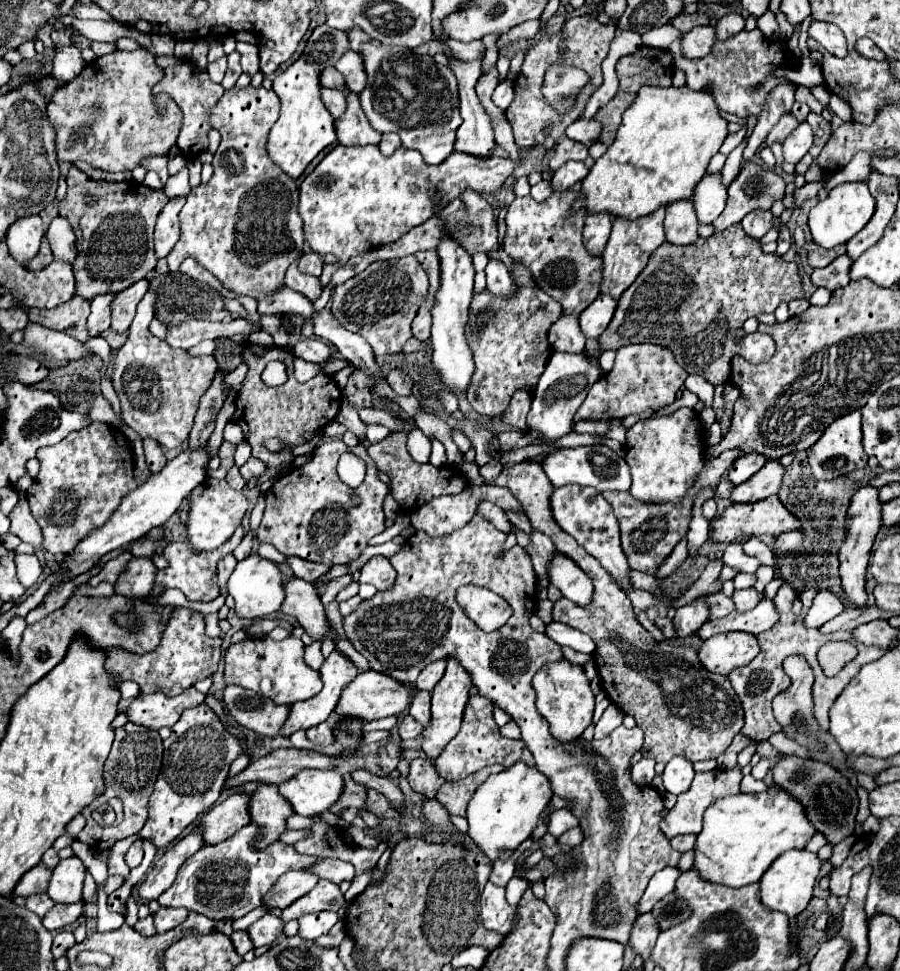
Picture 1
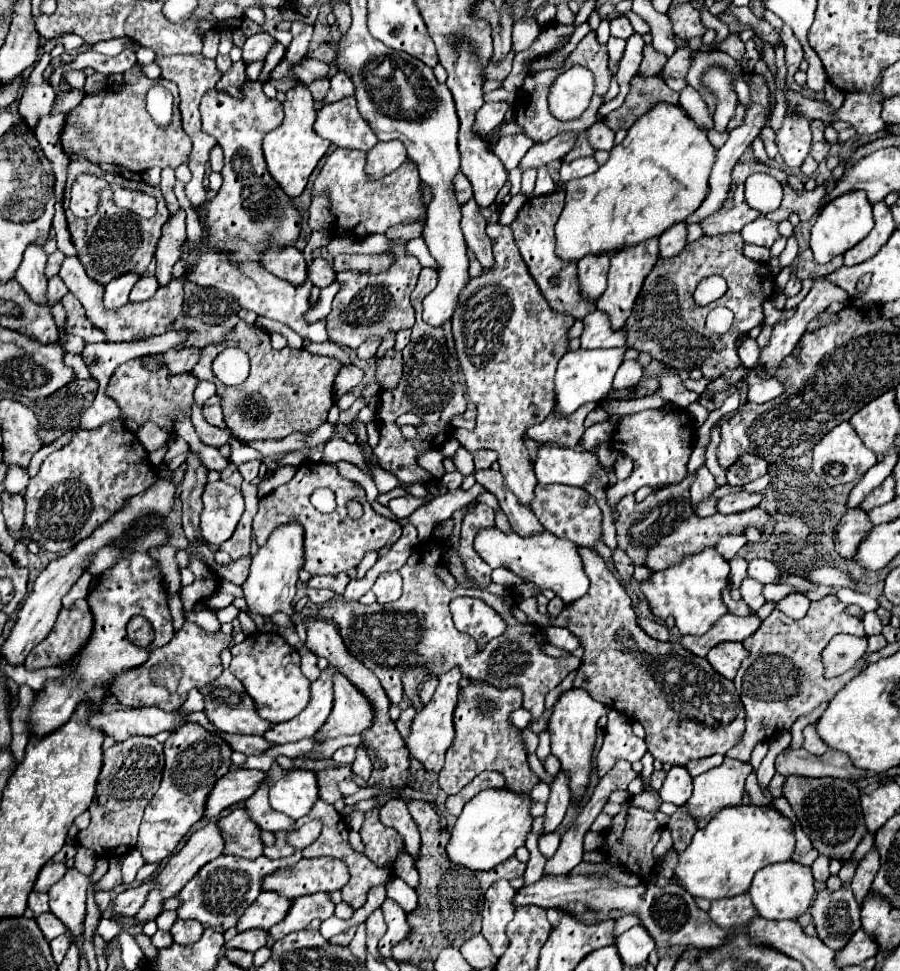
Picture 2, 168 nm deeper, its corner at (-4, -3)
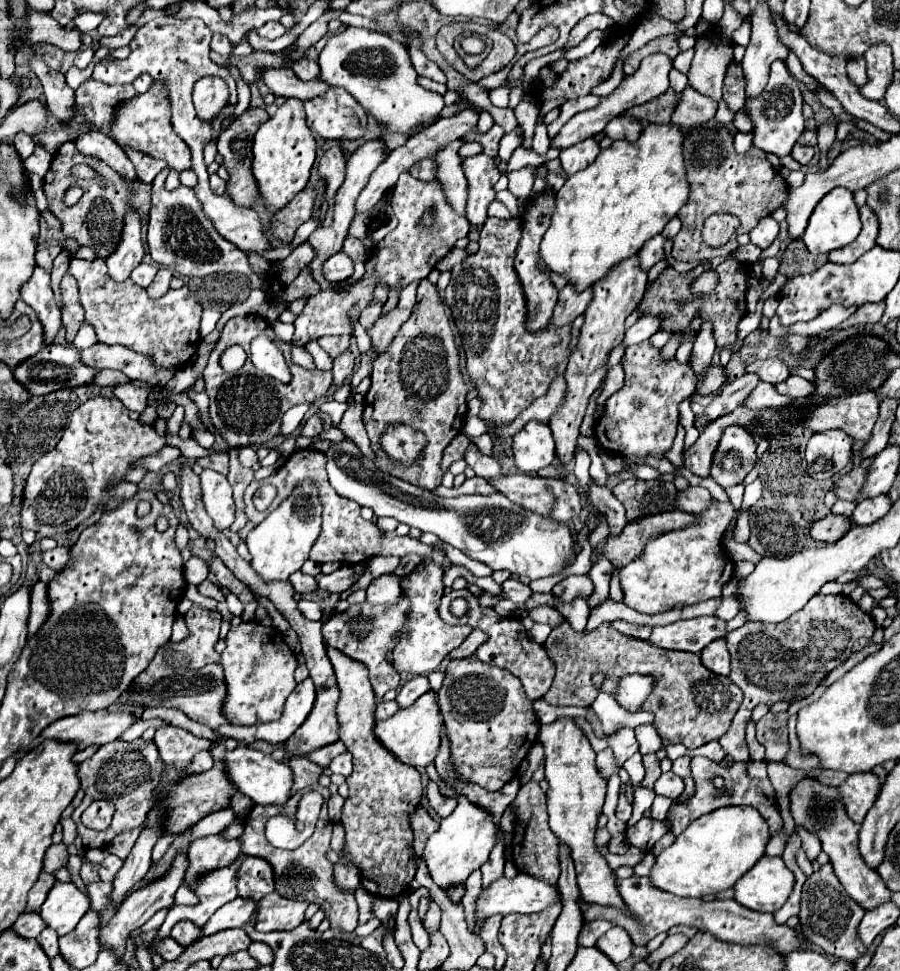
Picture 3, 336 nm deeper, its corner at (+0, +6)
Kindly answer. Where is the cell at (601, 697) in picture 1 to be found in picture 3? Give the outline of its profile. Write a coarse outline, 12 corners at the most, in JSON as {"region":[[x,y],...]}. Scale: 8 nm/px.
{"region":[[545,699],[535,701],[541,723],[561,717],[585,717],[585,707],[553,707]]}

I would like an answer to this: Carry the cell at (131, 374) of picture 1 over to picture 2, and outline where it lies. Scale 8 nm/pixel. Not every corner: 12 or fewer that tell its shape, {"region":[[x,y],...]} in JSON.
{"region":[[121,364],[107,386],[125,418],[155,422],[201,452],[209,470],[229,464],[193,424],[193,372]]}

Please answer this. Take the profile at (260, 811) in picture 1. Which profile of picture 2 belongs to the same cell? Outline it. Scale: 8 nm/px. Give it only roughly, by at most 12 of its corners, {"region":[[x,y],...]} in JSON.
{"region":[[239,806],[219,820],[225,854],[255,860],[261,828]]}

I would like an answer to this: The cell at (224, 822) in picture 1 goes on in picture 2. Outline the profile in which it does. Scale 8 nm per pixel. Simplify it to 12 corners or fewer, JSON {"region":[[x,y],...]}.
{"region":[[217,820],[185,842],[157,874],[157,888],[137,912],[155,920],[207,862],[223,854]]}

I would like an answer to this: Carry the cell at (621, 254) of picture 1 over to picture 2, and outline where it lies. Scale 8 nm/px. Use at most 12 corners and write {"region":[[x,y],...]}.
{"region":[[659,238],[611,256],[597,300],[621,330],[645,276],[659,260]]}

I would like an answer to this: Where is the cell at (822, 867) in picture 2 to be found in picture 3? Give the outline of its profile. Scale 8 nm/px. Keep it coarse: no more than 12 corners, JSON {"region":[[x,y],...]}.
{"region":[[797,827],[801,847],[807,857],[813,859],[821,851],[817,835]]}

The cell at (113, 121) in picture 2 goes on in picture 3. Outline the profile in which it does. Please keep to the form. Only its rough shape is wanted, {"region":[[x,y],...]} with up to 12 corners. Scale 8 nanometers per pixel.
{"region":[[163,83],[117,107],[121,147],[181,173],[191,151],[175,135]]}

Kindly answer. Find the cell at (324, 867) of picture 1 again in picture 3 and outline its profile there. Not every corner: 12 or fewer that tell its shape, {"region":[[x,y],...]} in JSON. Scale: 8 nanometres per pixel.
{"region":[[265,859],[239,865],[239,897],[259,901],[273,891]]}

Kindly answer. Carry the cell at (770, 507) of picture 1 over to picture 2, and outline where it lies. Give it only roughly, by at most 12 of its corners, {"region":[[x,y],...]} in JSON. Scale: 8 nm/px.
{"region":[[759,506],[709,518],[693,514],[649,550],[645,566],[669,568],[723,536],[763,530]]}

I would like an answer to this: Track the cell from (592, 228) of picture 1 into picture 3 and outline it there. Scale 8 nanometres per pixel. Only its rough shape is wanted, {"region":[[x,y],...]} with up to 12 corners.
{"region":[[573,285],[559,293],[551,323],[569,325],[583,315],[591,289],[577,293]]}

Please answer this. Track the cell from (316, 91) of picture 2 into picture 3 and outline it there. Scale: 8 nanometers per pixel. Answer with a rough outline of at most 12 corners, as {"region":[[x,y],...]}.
{"region":[[307,57],[293,63],[295,75],[313,81],[319,75],[317,61]]}

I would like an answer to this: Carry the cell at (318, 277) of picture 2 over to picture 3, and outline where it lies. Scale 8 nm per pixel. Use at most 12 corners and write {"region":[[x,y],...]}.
{"region":[[341,251],[325,261],[323,273],[341,283],[353,275],[353,261]]}

